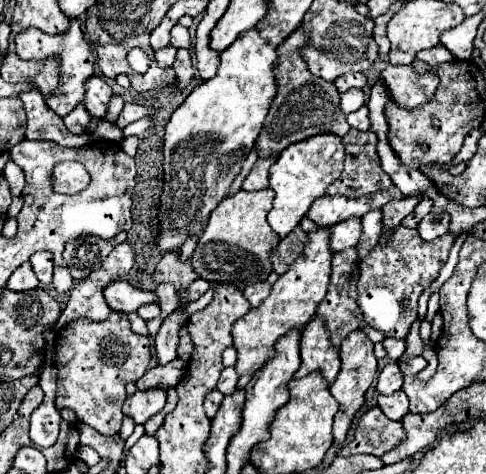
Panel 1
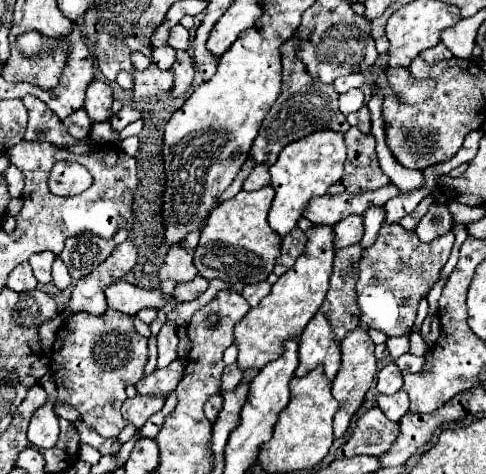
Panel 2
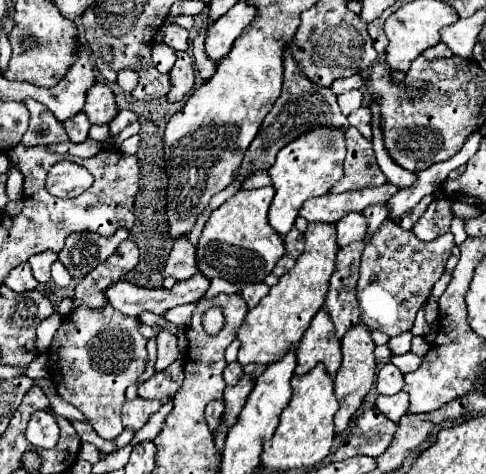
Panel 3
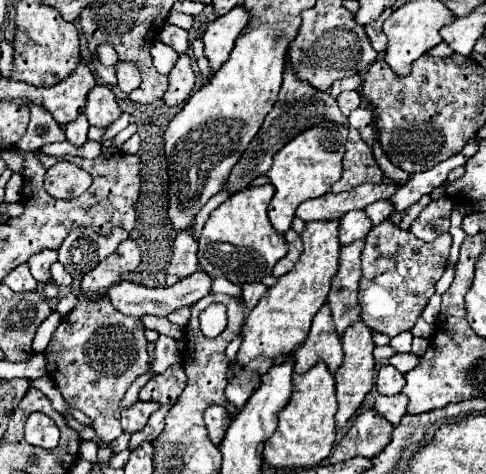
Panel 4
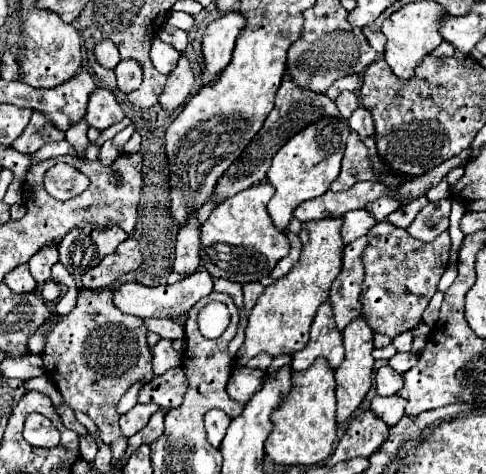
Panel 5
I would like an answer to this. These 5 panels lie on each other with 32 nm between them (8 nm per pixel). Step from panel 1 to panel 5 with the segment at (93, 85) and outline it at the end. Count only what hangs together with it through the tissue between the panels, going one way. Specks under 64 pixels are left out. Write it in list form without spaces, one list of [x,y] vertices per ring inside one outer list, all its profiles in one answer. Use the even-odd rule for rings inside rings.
[[[96,88],[88,102],[88,112],[86,112],[88,124],[98,130],[106,130],[108,126],[122,122],[122,118],[124,118],[124,112],[116,102],[114,94],[106,88]]]

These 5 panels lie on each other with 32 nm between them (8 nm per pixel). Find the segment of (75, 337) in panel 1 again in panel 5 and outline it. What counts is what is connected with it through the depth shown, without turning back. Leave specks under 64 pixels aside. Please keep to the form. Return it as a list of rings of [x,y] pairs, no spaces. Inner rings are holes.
[[[82,288],[78,292],[76,308],[70,314],[52,316],[56,322],[46,336],[46,346],[42,350],[44,368],[60,390],[64,402],[72,410],[88,414],[96,422],[102,440],[110,444],[120,436],[120,416],[116,414],[118,400],[138,380],[150,382],[154,378],[144,320],[120,312],[112,304],[112,288],[102,292],[88,292]]]

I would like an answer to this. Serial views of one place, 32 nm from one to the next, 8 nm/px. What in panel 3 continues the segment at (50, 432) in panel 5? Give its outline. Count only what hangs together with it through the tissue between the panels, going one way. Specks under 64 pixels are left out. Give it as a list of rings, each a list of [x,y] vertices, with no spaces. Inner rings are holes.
[[[34,412],[26,428],[26,440],[32,446],[52,449],[57,444],[57,423],[52,412]]]

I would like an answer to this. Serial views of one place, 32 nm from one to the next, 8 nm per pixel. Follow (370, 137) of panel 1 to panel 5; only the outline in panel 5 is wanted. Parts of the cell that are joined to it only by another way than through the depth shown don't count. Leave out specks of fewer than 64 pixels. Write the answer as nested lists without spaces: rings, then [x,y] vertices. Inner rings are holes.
[[[352,132],[348,142],[346,142],[340,176],[332,182],[330,190],[342,192],[342,190],[348,190],[348,188],[352,188],[352,184],[362,182],[362,180],[376,180],[376,174],[370,168],[368,148],[358,140],[356,132]]]

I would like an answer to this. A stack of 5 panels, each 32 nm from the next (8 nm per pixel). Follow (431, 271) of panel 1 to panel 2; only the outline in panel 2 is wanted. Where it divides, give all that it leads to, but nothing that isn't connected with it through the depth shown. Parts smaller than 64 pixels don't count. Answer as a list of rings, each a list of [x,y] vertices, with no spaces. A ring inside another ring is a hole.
[[[384,222],[376,242],[368,246],[360,260],[360,278],[356,284],[360,320],[386,336],[402,336],[412,330],[416,320],[416,310],[422,298],[428,296],[432,284],[440,278],[440,270],[446,264],[450,250],[454,246],[454,234],[422,242],[414,230],[404,230],[400,224]]]

